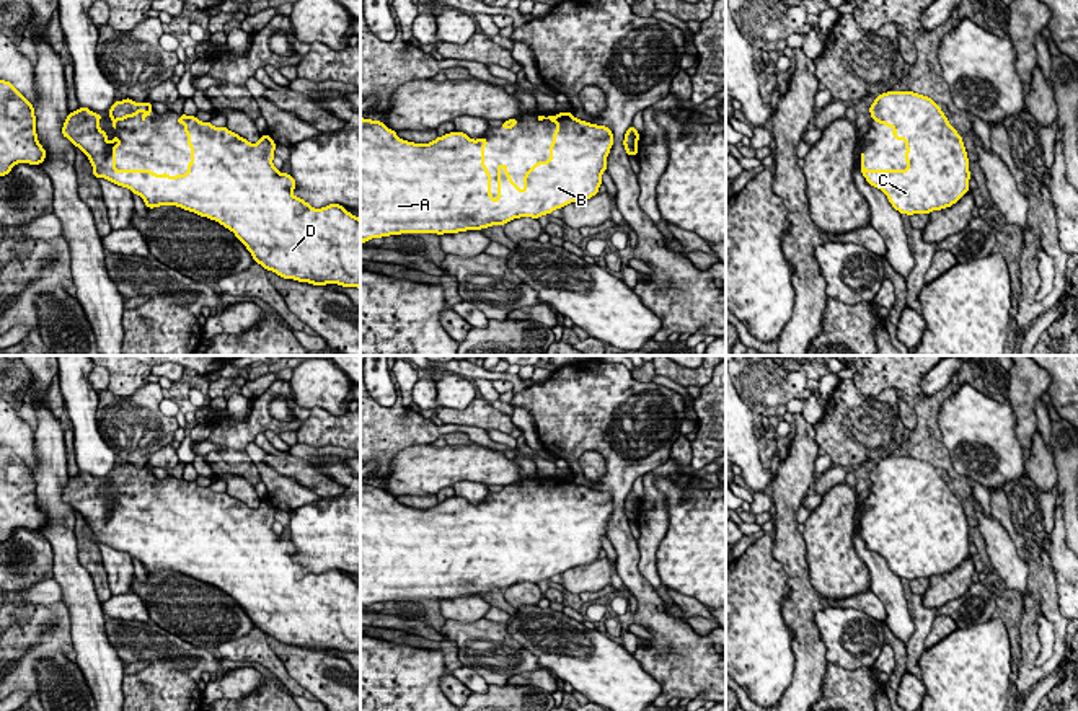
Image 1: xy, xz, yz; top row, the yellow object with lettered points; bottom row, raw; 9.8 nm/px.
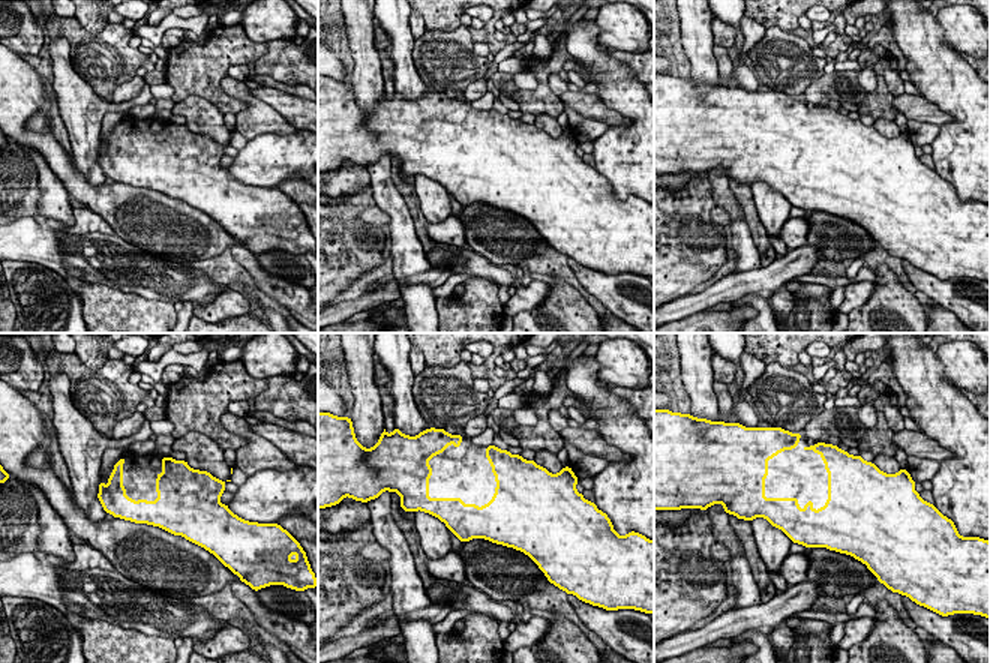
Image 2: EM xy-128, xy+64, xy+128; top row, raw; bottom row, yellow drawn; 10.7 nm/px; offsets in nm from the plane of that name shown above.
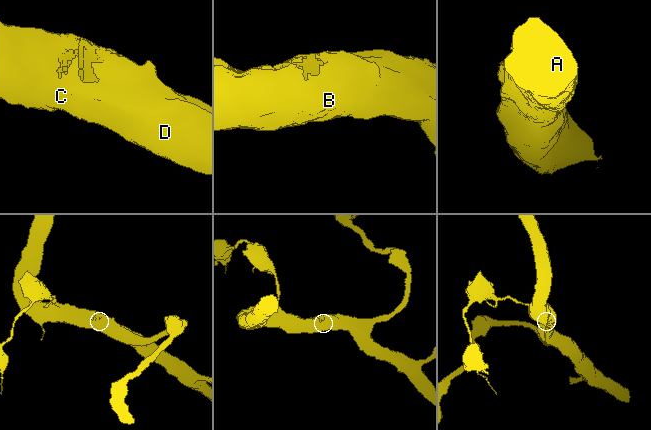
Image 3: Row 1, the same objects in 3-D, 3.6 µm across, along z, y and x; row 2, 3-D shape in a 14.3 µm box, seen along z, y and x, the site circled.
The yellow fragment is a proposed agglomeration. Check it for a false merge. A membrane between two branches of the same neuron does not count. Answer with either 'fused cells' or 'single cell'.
single cell

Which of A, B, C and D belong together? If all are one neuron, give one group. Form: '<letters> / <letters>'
A B C D

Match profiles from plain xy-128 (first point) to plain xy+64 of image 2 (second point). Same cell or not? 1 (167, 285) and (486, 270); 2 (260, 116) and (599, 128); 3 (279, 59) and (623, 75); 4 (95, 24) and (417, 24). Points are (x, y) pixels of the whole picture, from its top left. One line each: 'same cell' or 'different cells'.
1: same cell
2: same cell
3: different cells
4: different cells

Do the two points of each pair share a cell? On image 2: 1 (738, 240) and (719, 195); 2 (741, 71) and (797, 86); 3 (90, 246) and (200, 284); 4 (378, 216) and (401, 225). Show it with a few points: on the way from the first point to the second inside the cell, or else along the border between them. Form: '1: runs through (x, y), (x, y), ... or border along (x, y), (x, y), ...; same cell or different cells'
1: runs through (738, 230), (737, 213), (729, 206); same cell
2: border along (749, 62), (759, 81); different cells
3: runs through (117, 264), (173, 282); same cell
4: border along (375, 204), (389, 216), (387, 224); different cells

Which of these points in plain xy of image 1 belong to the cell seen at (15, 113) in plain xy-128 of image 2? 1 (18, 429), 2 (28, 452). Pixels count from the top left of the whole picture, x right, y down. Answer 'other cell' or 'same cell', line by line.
1: same cell
2: same cell

